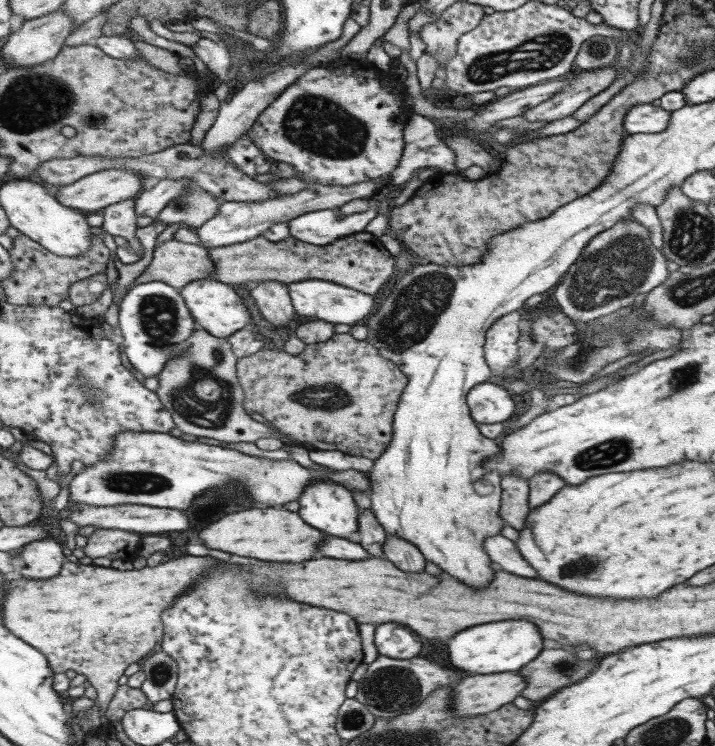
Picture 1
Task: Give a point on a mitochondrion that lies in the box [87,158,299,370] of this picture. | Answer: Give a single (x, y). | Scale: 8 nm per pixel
(158, 316)

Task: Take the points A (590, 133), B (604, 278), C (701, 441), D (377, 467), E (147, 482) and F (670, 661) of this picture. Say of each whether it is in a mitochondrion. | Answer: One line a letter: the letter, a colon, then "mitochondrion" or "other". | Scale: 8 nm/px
A: other
B: mitochondrion
C: other
D: other
E: mitochondrion
F: other

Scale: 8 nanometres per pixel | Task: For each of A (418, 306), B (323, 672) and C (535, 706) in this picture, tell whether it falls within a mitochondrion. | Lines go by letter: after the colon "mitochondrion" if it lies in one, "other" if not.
A: mitochondrion
B: other
C: other

